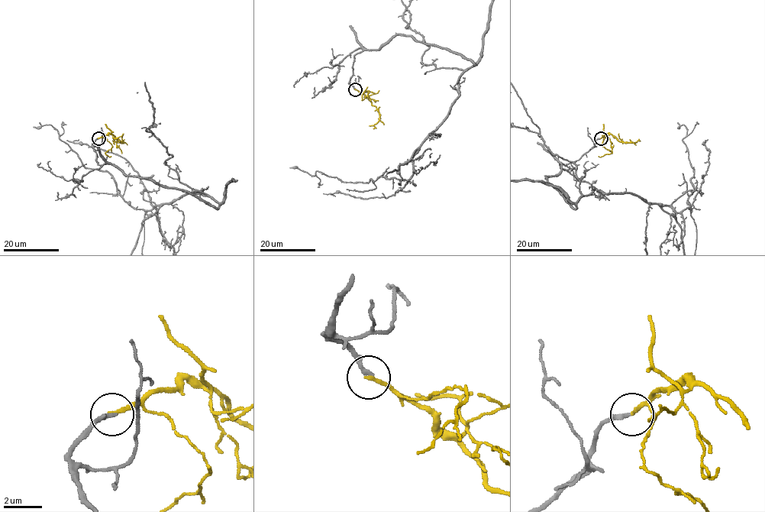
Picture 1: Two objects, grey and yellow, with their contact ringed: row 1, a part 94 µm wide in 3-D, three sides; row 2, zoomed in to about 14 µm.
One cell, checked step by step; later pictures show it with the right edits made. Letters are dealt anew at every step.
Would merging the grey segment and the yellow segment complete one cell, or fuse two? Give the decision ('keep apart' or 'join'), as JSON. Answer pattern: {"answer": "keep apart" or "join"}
{"answer": "join"}

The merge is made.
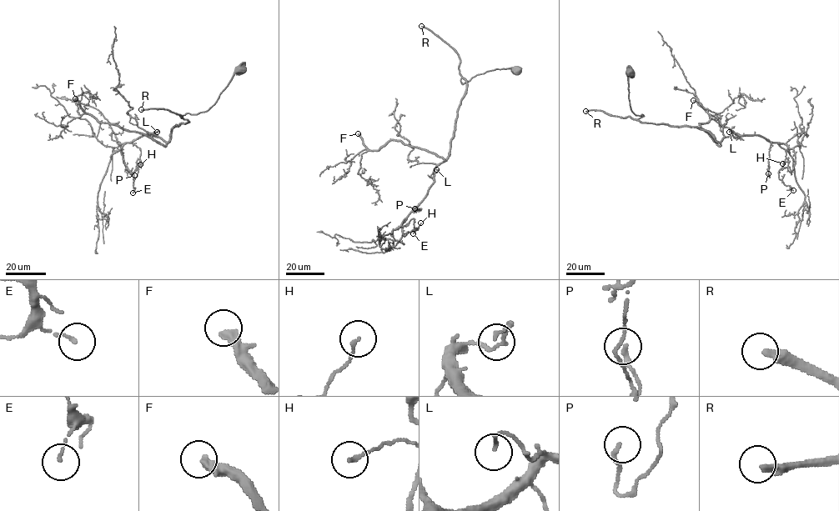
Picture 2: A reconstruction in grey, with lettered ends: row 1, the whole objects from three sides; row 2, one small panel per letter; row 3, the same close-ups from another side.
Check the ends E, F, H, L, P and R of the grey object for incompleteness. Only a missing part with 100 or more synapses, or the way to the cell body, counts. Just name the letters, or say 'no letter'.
F, R

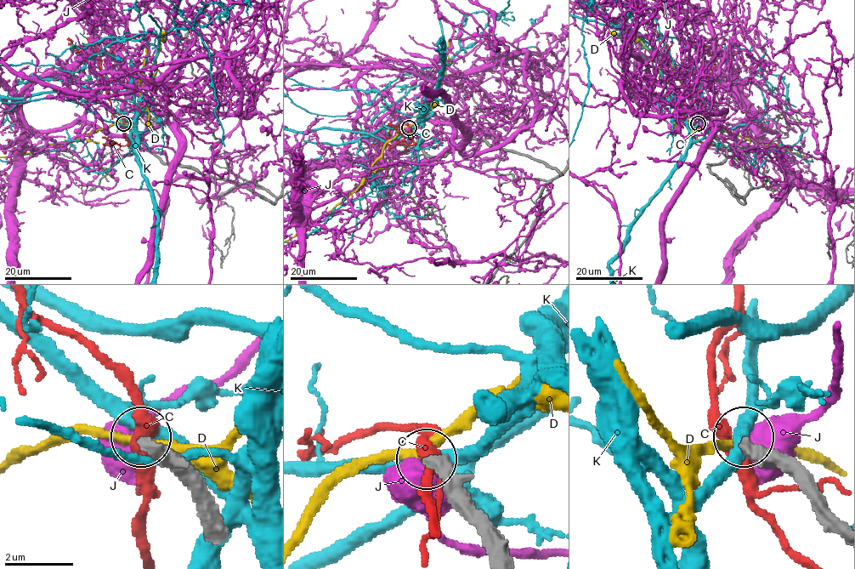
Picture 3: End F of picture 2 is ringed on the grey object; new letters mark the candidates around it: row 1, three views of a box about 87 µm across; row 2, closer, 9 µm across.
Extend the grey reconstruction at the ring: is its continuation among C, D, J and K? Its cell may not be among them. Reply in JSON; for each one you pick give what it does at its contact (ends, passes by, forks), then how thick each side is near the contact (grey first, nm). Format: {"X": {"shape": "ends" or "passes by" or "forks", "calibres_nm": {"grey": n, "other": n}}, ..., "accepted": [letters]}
{"accepted": []}

